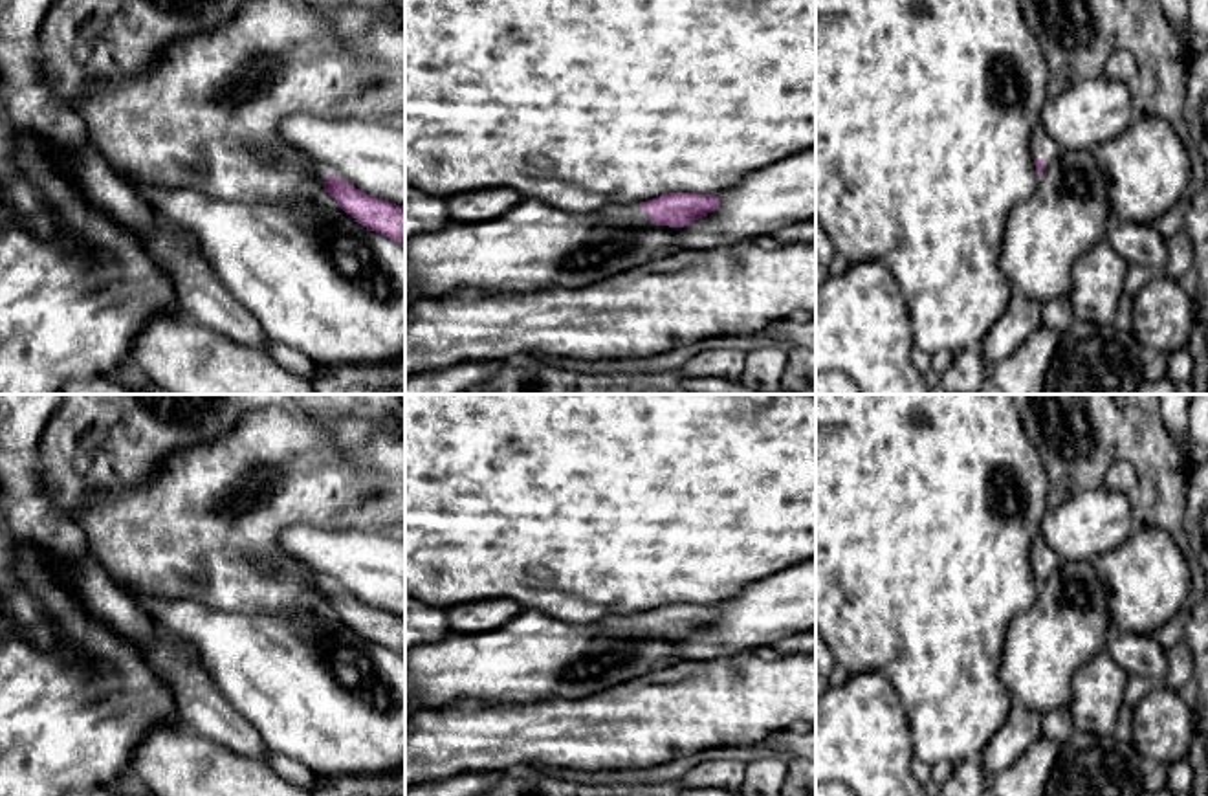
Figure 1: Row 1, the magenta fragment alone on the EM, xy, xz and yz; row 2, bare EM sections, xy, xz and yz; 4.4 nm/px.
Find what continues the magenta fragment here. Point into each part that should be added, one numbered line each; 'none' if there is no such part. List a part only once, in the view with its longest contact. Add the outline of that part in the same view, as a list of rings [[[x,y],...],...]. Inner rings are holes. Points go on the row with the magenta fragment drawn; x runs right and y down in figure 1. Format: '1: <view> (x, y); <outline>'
1: xz (633, 211); [[[609,204],[605,207],[599,207],[596,215],[620,220],[651,222],[649,215],[640,207],[640,204],[629,204],[629,205]]]

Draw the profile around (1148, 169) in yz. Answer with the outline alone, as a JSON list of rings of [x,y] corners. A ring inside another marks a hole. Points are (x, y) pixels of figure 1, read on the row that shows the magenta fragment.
[[[1142,114],[1116,139],[1094,149],[1116,218],[1155,224],[1182,202],[1192,165],[1181,134],[1160,116]]]

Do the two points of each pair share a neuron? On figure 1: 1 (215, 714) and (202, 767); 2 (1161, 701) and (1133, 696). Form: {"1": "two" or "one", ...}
{"1": "two", "2": "two"}

